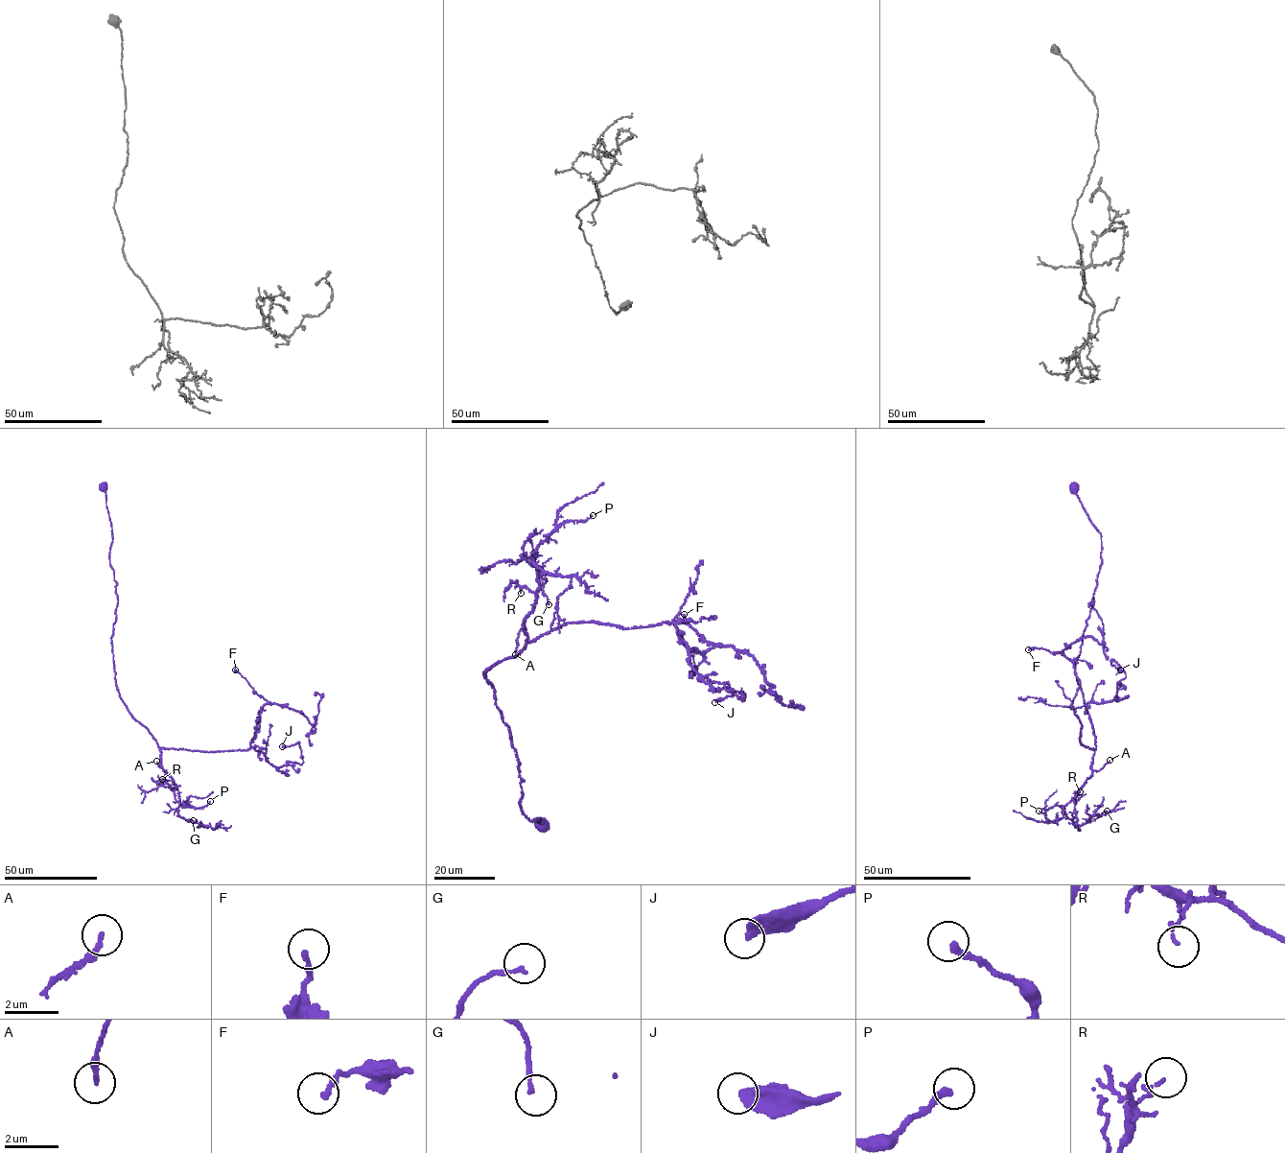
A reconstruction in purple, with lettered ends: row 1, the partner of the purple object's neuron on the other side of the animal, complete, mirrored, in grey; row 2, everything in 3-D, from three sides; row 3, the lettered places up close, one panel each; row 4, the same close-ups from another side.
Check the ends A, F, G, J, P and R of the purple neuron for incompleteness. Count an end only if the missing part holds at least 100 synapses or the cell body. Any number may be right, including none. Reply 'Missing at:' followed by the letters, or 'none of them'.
Missing at: none of them

